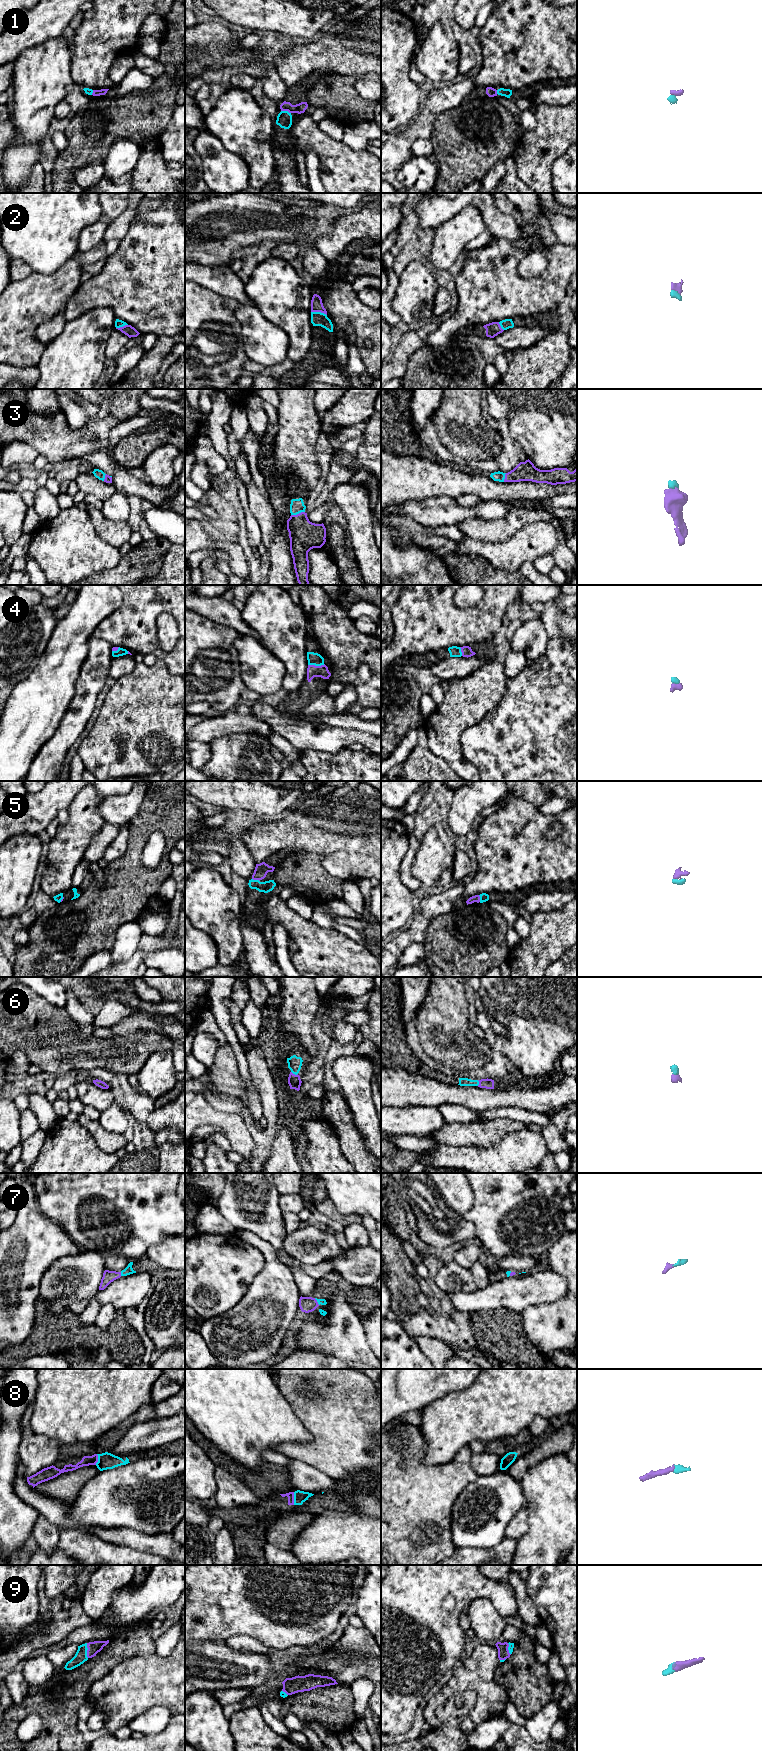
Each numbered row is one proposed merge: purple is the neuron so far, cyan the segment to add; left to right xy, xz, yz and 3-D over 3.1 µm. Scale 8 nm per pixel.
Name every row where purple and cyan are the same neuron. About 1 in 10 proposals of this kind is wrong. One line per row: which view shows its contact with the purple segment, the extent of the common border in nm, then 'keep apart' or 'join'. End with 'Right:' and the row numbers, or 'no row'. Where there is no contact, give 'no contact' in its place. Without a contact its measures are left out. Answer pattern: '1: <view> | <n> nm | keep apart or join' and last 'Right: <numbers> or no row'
1: xz | 80 nm | join
2: xz | 130 nm | join
3: xz | 120 nm | join
4: xz | 140 nm | join
5: xz | 70 nm | join
6: xz | 60 nm | join
7: xy | 30 nm | join
8: xz | 100 nm | join
9: xy | 120 nm | join
Right: 1, 2, 3, 4, 5, 6, 7, 8, 9

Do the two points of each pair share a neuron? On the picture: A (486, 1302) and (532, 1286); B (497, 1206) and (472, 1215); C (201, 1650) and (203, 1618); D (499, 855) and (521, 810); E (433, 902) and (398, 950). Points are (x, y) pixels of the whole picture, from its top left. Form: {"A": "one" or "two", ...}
{"A": "one", "B": "one", "C": "two", "D": "one", "E": "one"}

